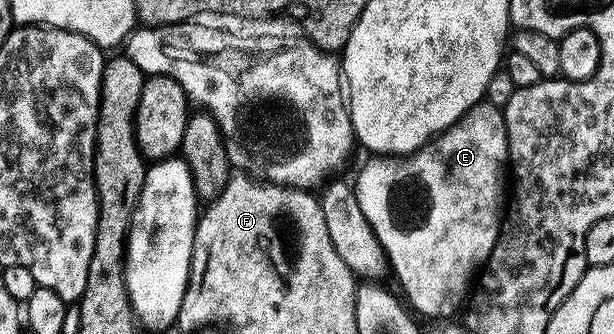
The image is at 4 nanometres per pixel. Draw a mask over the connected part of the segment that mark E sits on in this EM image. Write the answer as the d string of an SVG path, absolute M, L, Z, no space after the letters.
M484 100L478 102L477 105L468 110L454 126L450 126L449 129L438 134L436 138L426 142L421 149L404 155L403 160L398 161L401 163L398 164L397 170L381 170L379 164L380 159L375 156L370 157L370 159L370 162L362 168L361 175L358 176L357 182L355 181L359 208L363 208L363 216L367 216L371 228L375 232L375 236L383 244L385 255L389 258L392 273L394 275L397 273L397 278L401 281L401 286L405 289L406 296L409 297L410 303L408 302L408 305L412 307L414 311L417 309L419 313L426 314L429 318L451 317L457 309L457 313L462 309L463 303L470 293L471 283L474 281L475 275L484 267L485 263L489 261L491 252L497 243L497 237L501 235L501 227L503 225L501 197L503 197L504 194L506 197L507 194L507 163L509 162L509 145L507 144L505 116L502 107L492 106L491 103Z

